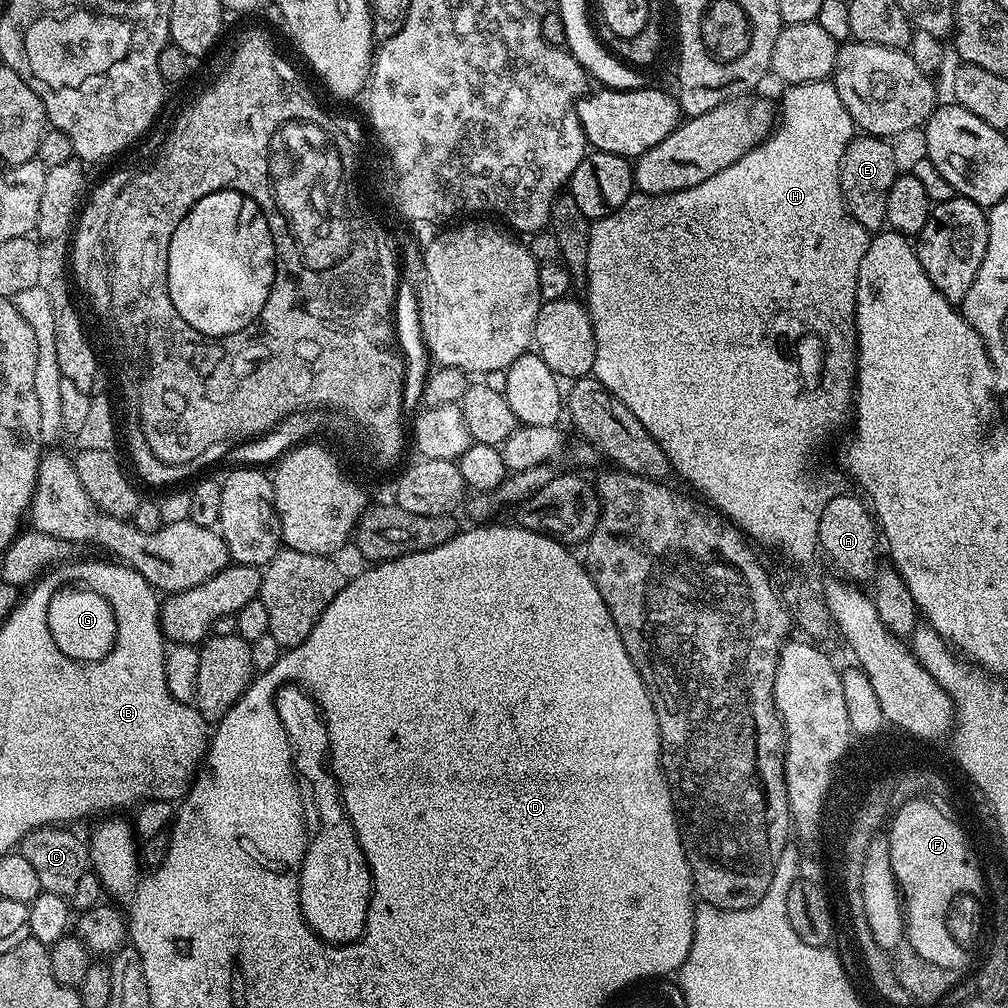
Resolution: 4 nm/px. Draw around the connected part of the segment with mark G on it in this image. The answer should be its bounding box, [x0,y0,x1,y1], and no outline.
[48,586,116,662]

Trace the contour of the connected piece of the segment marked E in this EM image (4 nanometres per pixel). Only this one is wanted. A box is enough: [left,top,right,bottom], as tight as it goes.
[840,134,898,230]

